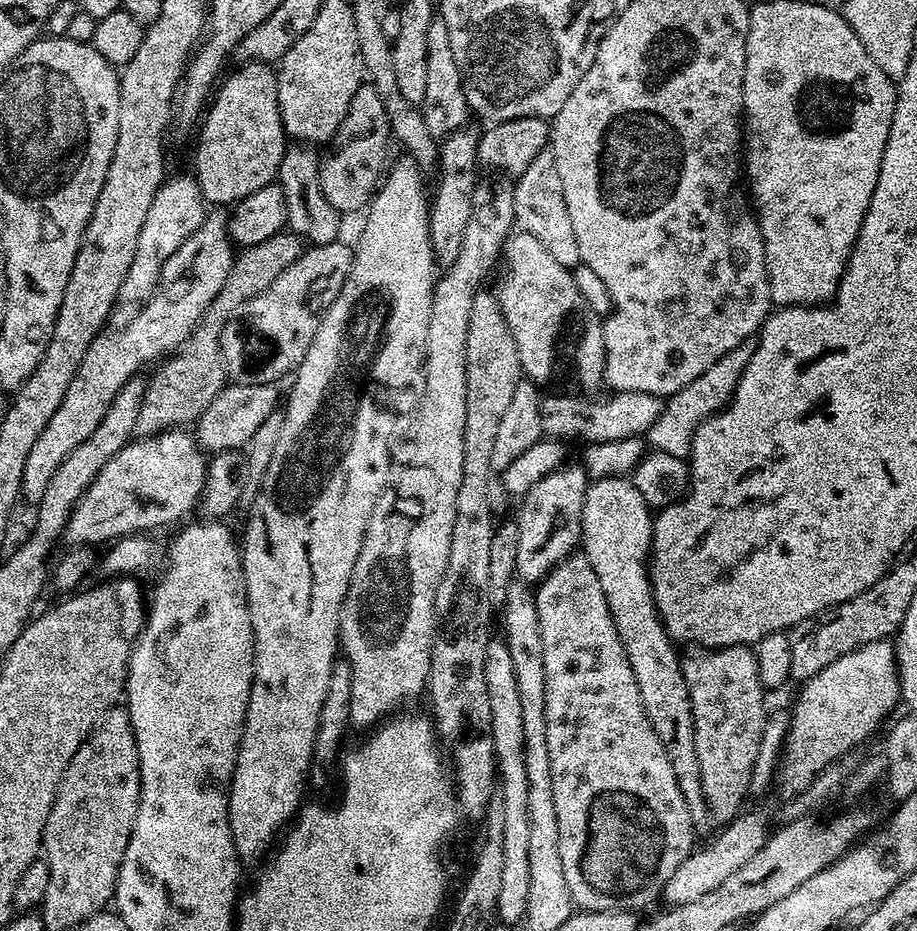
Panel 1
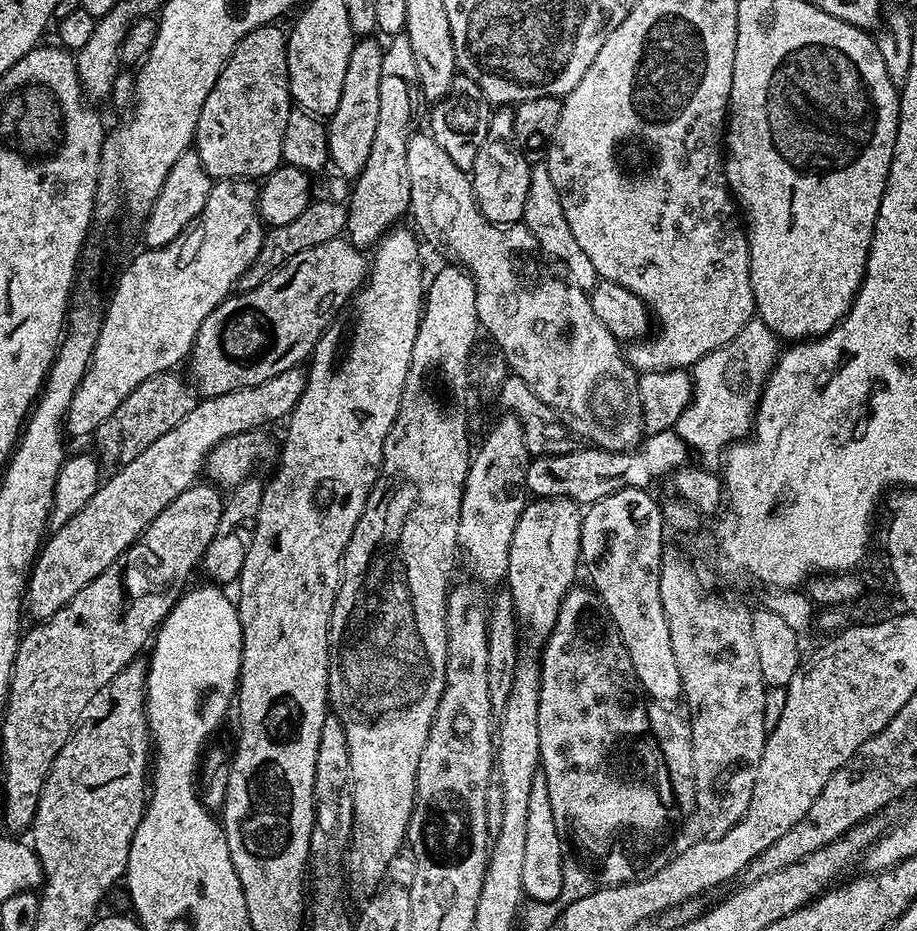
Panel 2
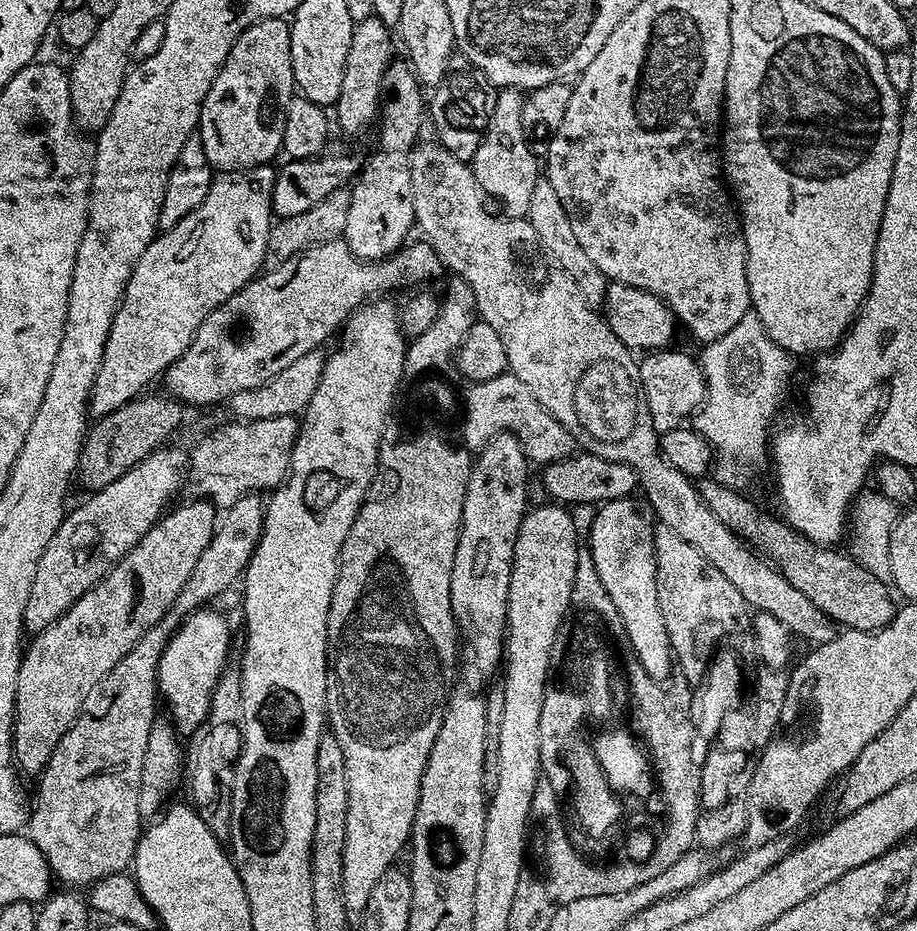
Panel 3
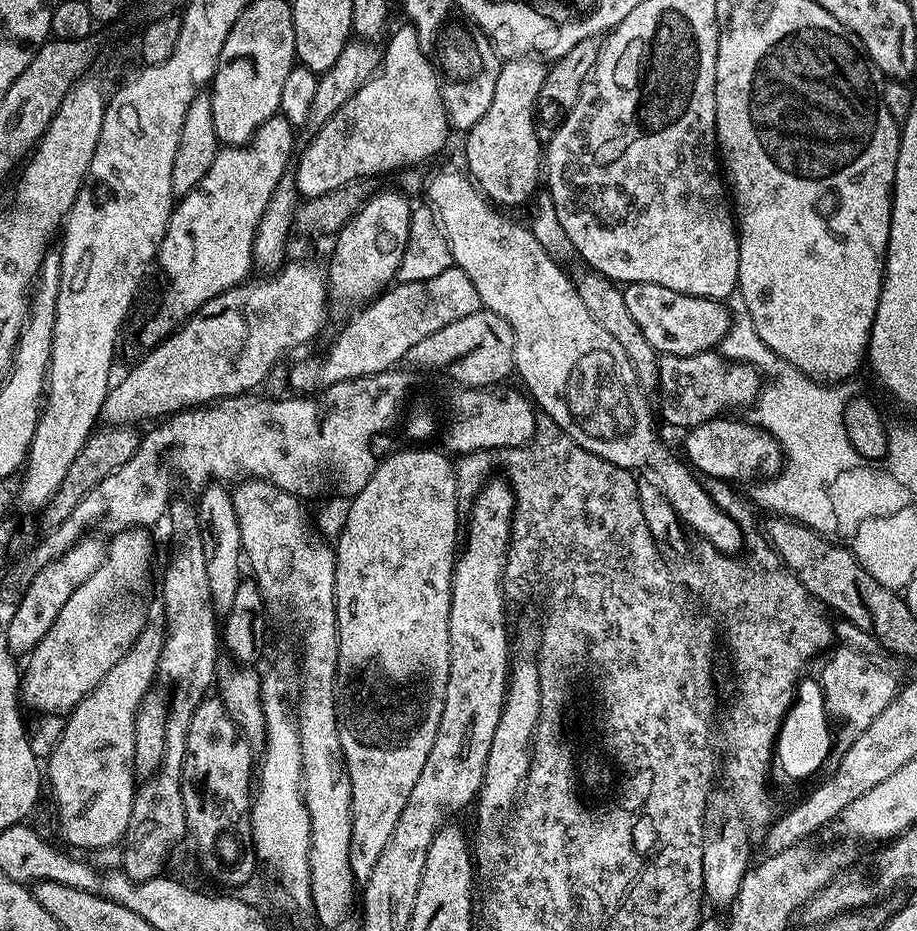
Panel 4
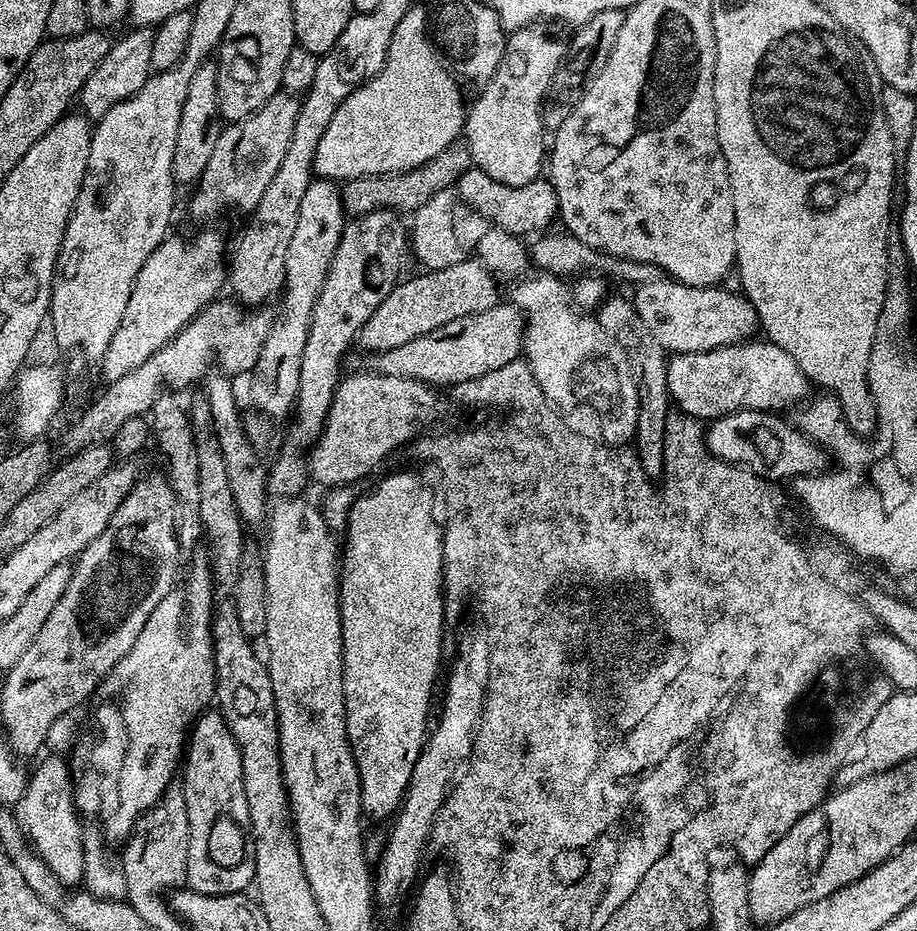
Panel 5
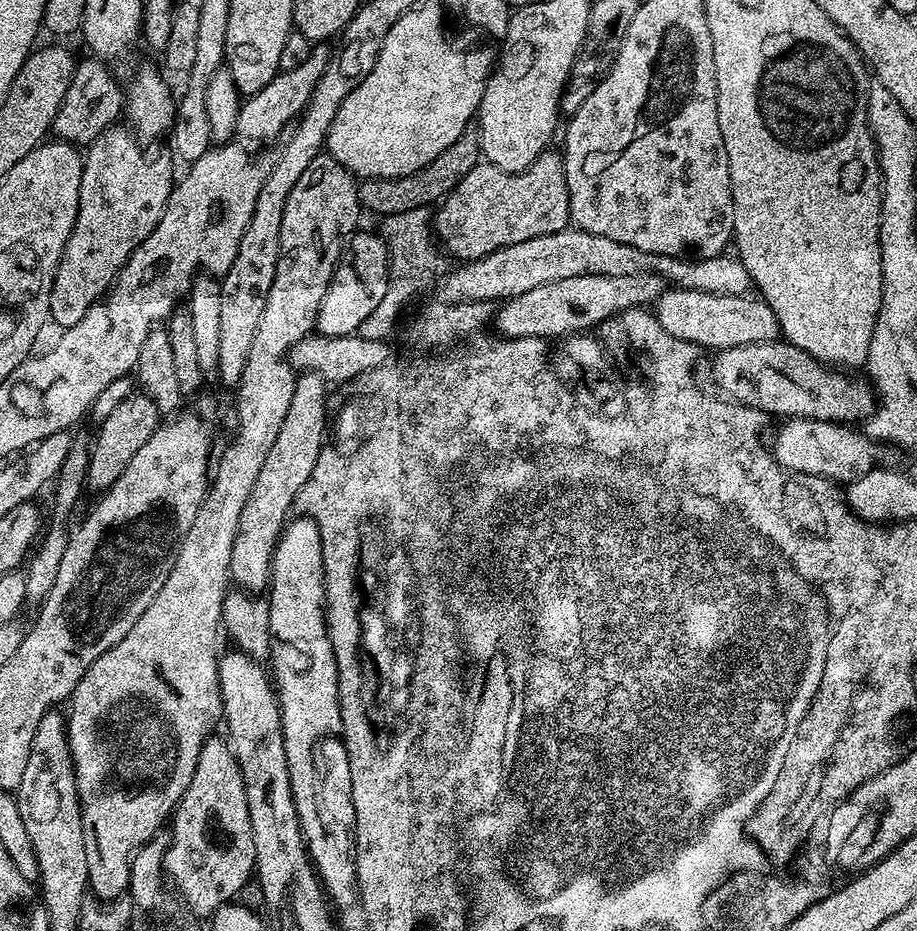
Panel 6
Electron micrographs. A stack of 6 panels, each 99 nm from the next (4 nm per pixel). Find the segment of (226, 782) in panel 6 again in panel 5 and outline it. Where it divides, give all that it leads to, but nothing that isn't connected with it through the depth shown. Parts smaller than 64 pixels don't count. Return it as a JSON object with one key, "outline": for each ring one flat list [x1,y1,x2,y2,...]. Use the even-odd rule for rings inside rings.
{"outline":[[205,710,196,717,196,723,190,729,190,735,186,740,186,755,182,761,182,776,184,772,184,781,182,787,184,789,184,797,186,798,186,814,190,822,190,842,188,843,188,878,187,887,198,894,206,894,207,896,225,896,226,894,234,894,235,892,243,893,247,884,251,885,256,878,256,851,254,850,255,838,252,837,252,823,250,822,250,806,246,802,246,786,242,778,242,754,238,742,234,738,234,734,230,730,230,726,224,720,224,716,219,710],[211,840,220,840,220,860,216,860,216,854,212,850]]}

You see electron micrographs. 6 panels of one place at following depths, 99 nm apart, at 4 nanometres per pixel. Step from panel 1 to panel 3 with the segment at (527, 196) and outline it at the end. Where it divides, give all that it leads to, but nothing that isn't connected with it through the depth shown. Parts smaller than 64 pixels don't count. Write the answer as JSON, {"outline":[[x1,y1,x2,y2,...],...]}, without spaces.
{"outline":[[546,178,536,181,526,219,534,226,540,239,540,247,572,279,574,286,578,286,588,307,593,310,599,309,599,304,601,307,608,298,610,285,608,276,602,274,602,270,598,270,598,266,594,266,594,262,590,262,590,254,586,254,586,250,582,250,582,246,578,246,578,238,574,235,574,229,570,227,570,222,566,218,566,210,559,201,554,186,550,186,550,182]]}

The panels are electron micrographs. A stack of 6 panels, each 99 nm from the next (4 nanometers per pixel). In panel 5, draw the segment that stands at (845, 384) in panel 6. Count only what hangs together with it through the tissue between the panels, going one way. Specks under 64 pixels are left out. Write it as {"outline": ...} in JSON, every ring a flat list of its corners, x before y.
{"outline":[[764,338,705,352,678,352,668,362,668,394,671,403,685,416,695,416,701,422,711,422,719,416,729,416,731,412,784,410,780,408,788,408,796,403,799,405,809,395,808,388,810,381,802,374,798,362,794,362,786,350]]}

